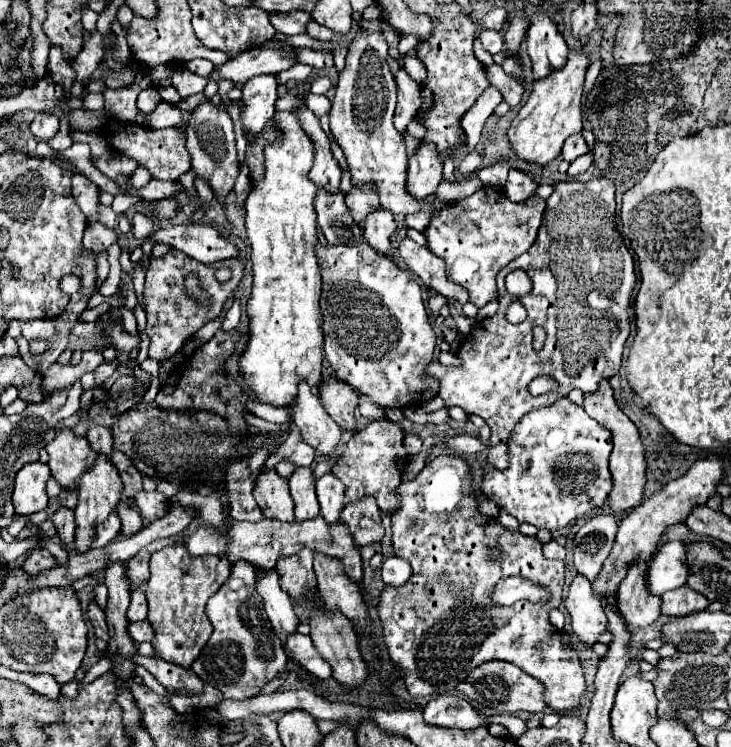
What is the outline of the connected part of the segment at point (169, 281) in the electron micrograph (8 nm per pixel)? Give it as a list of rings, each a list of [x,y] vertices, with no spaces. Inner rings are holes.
[[[186,254],[162,256],[162,258],[150,260],[150,266],[146,272],[146,284],[144,284],[144,302],[146,302],[146,316],[148,316],[146,334],[150,338],[148,358],[152,360],[172,358],[194,332],[198,332],[206,322],[216,318],[222,310],[224,300],[238,288],[238,282],[242,278],[242,268],[244,268],[242,262],[230,262],[230,260],[216,262],[216,264],[198,264]],[[224,266],[230,268],[232,278],[228,282],[218,282],[214,274]],[[186,274],[196,274],[198,278],[202,278],[204,288],[208,290],[208,294],[212,294],[212,306],[208,310],[200,310],[200,306],[196,306],[196,302],[186,296],[186,290],[184,290]]]

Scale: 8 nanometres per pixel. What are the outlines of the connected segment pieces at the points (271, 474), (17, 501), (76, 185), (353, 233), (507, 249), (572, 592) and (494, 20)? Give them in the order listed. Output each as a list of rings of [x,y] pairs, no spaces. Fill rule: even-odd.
[[[262,466],[262,472],[254,482],[254,498],[268,518],[286,522],[294,520],[294,502],[288,490],[288,480],[278,476],[274,468],[268,470]]]
[[[30,462],[28,466],[22,466],[22,470],[16,474],[12,502],[20,516],[30,516],[46,508],[48,478],[50,478],[50,468],[48,464],[42,464],[42,462]]]
[[[76,172],[72,178],[72,194],[80,210],[86,214],[88,222],[98,222],[98,204],[100,204],[98,186],[90,182],[84,174]]]
[[[322,186],[314,198],[318,228],[330,244],[362,244],[364,228],[354,222],[346,202],[344,192],[328,192]]]
[[[482,186],[472,196],[434,210],[424,236],[428,248],[446,262],[448,278],[464,286],[470,292],[470,302],[482,308],[498,298],[496,274],[534,244],[544,210],[546,200],[538,196],[530,196],[524,202],[510,202],[502,188]]]
[[[576,574],[568,588],[564,606],[572,618],[572,632],[588,646],[598,642],[598,636],[606,630],[606,614],[600,596],[592,590],[592,584],[582,574]]]
[[[494,8],[494,10],[490,10],[482,18],[482,26],[486,30],[498,30],[498,32],[502,32],[504,30],[504,24],[506,24],[506,16],[508,16],[506,8]]]

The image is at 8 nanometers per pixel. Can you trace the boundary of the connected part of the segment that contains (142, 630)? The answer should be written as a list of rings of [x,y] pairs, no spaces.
[[[144,620],[144,622],[130,622],[128,624],[128,632],[130,632],[130,636],[134,638],[136,644],[152,642],[152,638],[154,638],[154,628],[152,628],[152,624],[148,620]]]

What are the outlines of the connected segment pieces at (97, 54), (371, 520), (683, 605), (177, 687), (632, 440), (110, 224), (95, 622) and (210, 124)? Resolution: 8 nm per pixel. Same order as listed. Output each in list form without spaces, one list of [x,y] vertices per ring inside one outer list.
[[[94,30],[94,34],[90,36],[90,40],[84,44],[82,52],[72,60],[72,68],[76,70],[76,82],[72,86],[72,96],[74,98],[82,98],[86,92],[84,82],[90,78],[90,74],[98,68],[100,60],[104,56],[104,46],[102,46],[102,34],[98,30]]]
[[[362,496],[360,500],[346,504],[340,518],[352,530],[352,536],[356,538],[358,546],[382,540],[384,536],[384,528],[380,522],[380,508],[372,496]]]
[[[682,586],[662,596],[662,614],[668,618],[680,618],[704,610],[708,604],[710,602],[702,594],[694,592],[690,586]]]
[[[136,654],[136,662],[144,666],[168,690],[174,690],[174,692],[186,690],[190,696],[198,696],[204,692],[204,682],[192,670],[186,670],[178,664],[170,664],[166,660],[146,658],[140,654]]]
[[[608,380],[600,382],[598,392],[594,394],[586,394],[584,396],[584,410],[588,412],[590,418],[594,418],[596,422],[600,422],[602,426],[606,426],[612,432],[612,442],[614,442],[614,450],[610,454],[610,472],[612,472],[612,480],[614,480],[614,488],[608,496],[608,504],[612,514],[616,516],[624,516],[626,512],[630,512],[632,508],[636,508],[642,498],[644,498],[644,486],[646,486],[646,460],[644,460],[644,448],[638,436],[638,428],[632,424],[632,420],[618,408],[614,396],[612,396],[612,388],[608,384]]]
[[[100,204],[100,224],[104,224],[106,228],[116,228],[116,214],[112,212],[112,208],[106,208]]]
[[[92,600],[88,604],[88,612],[86,612],[92,628],[94,628],[94,634],[104,638],[108,642],[108,626],[106,626],[106,620],[104,620],[104,610],[96,604],[96,600]]]
[[[212,102],[200,104],[194,110],[192,120],[188,122],[186,128],[186,146],[188,152],[192,154],[192,170],[196,174],[196,178],[202,178],[210,184],[212,192],[216,194],[216,198],[228,198],[234,182],[238,178],[238,156],[236,156],[236,142],[234,142],[234,124],[232,118],[218,106],[214,106]]]

